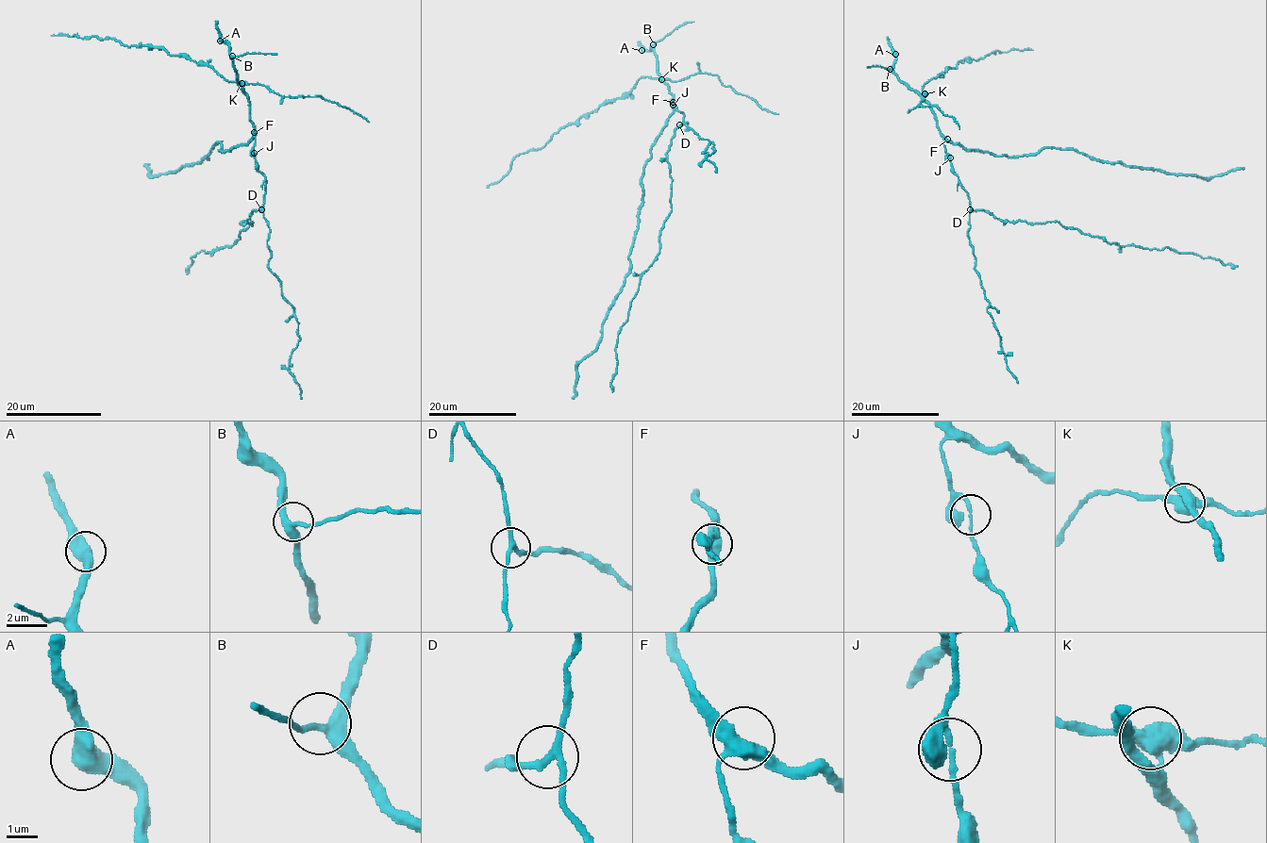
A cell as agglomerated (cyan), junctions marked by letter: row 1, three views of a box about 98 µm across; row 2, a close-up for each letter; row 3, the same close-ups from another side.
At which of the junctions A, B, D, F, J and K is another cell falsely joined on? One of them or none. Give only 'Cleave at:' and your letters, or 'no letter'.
Cleave at: K

